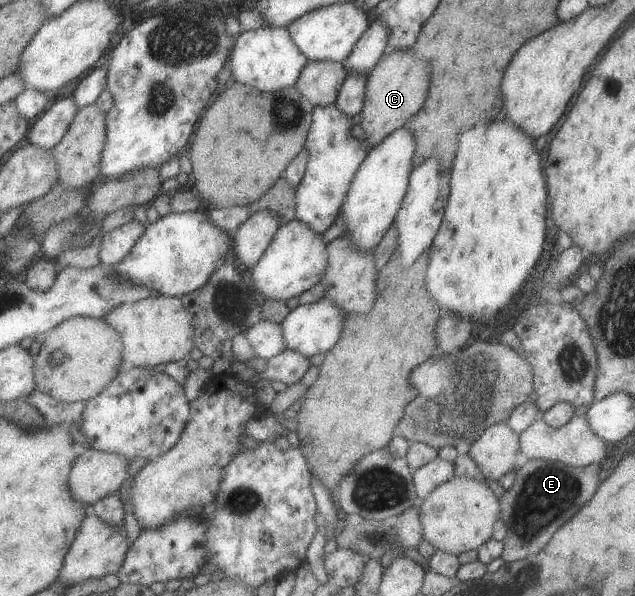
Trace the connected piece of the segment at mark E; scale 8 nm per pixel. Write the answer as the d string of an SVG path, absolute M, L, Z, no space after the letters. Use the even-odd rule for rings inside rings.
M528 459L521 468L516 469L512 486L498 498L499 518L506 528L501 560L506 564L543 550L553 532L575 512L579 512L579 508L593 496L599 484L599 470L598 463L570 467L545 459Z

